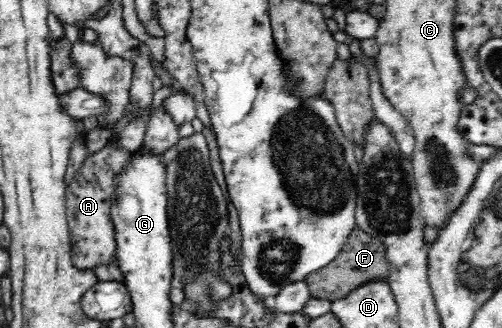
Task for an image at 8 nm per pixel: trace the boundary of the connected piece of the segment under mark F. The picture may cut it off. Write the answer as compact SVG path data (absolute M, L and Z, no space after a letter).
M356 227L350 234L347 245L338 257L326 267L318 270L306 279L312 298L342 299L355 288L361 287L368 279L387 279L388 266L385 258L385 246L378 240Z

